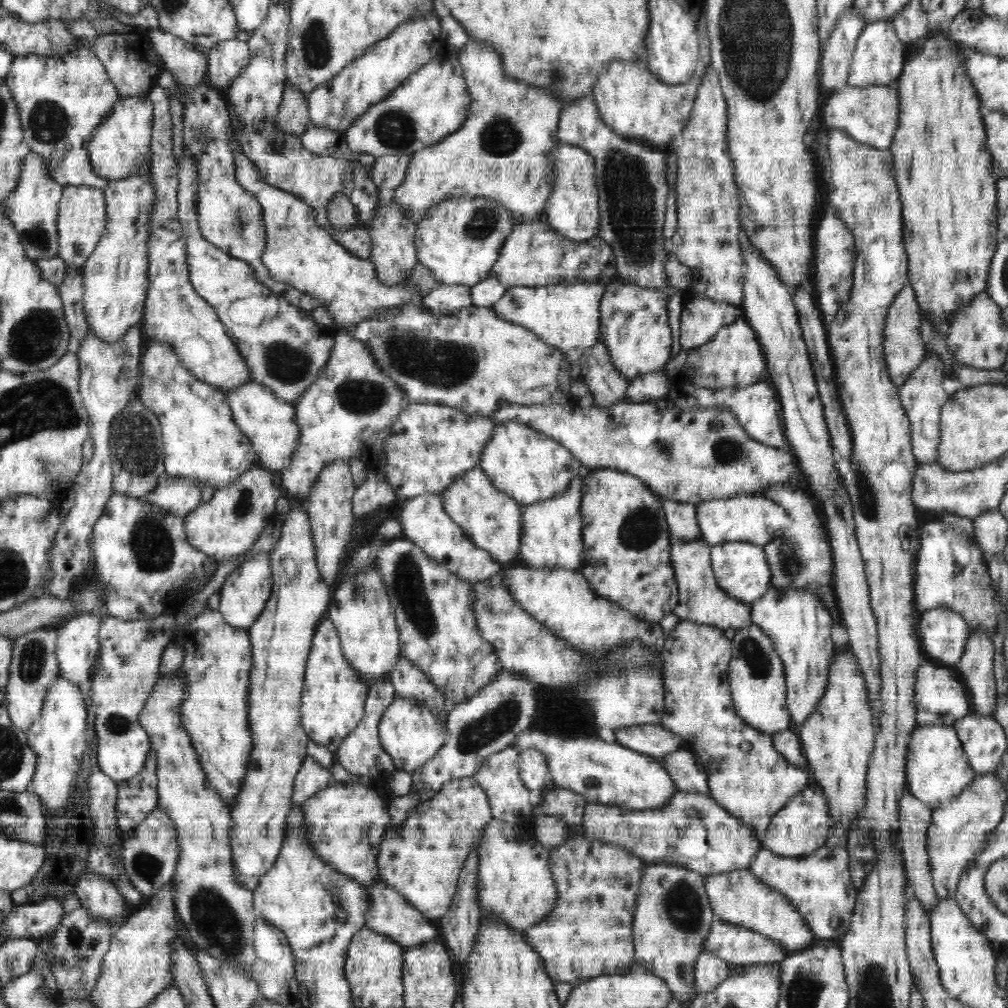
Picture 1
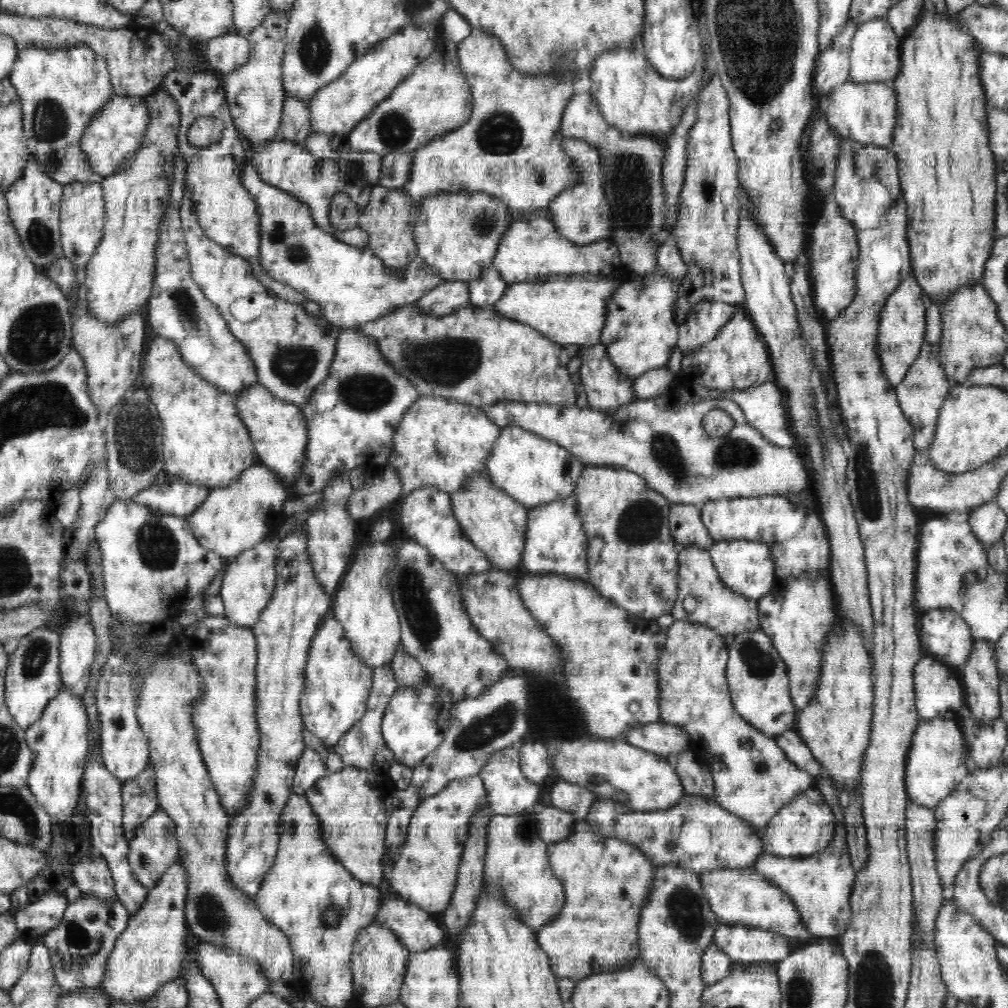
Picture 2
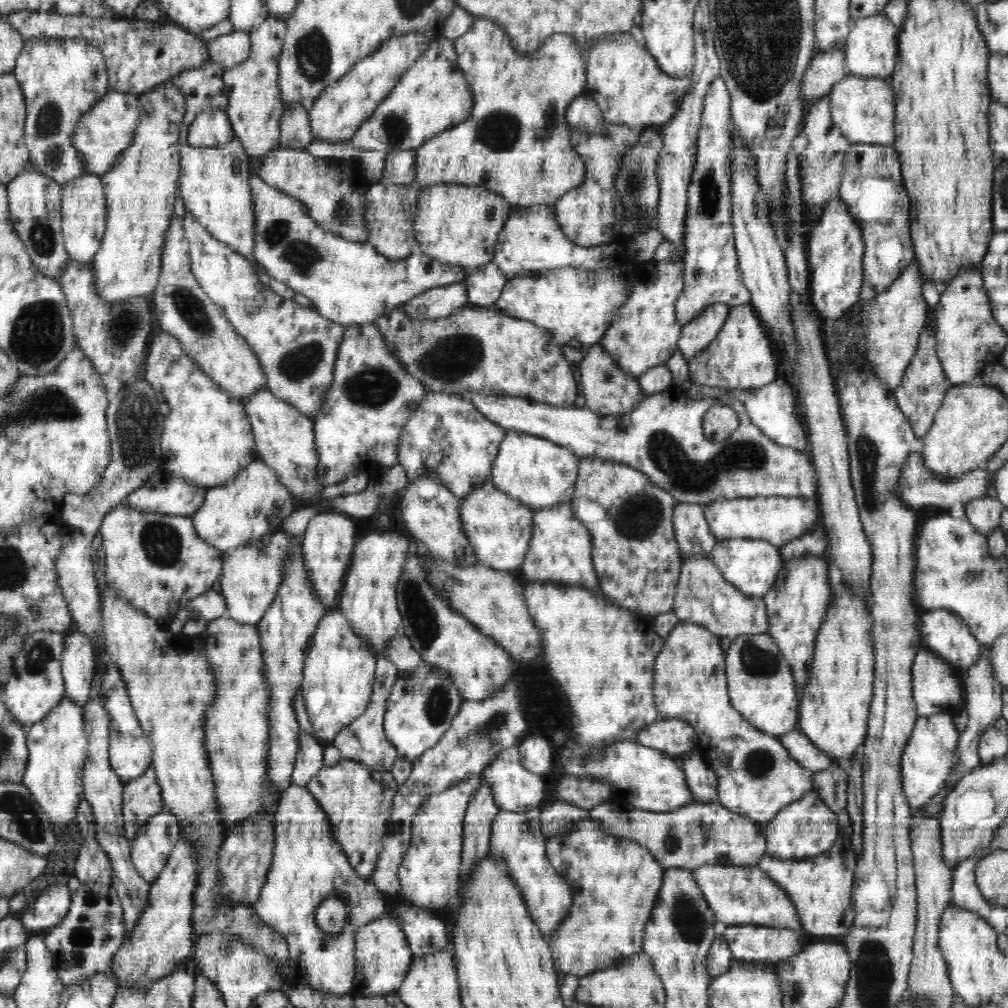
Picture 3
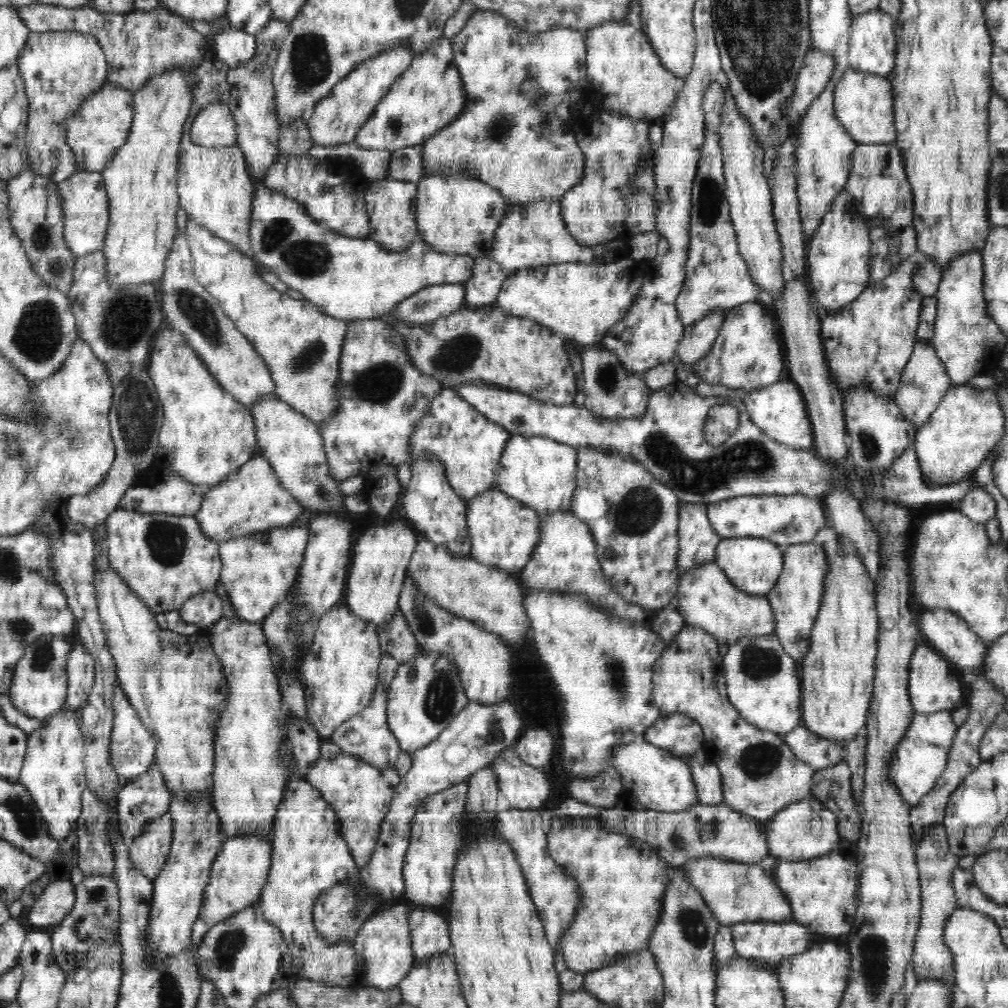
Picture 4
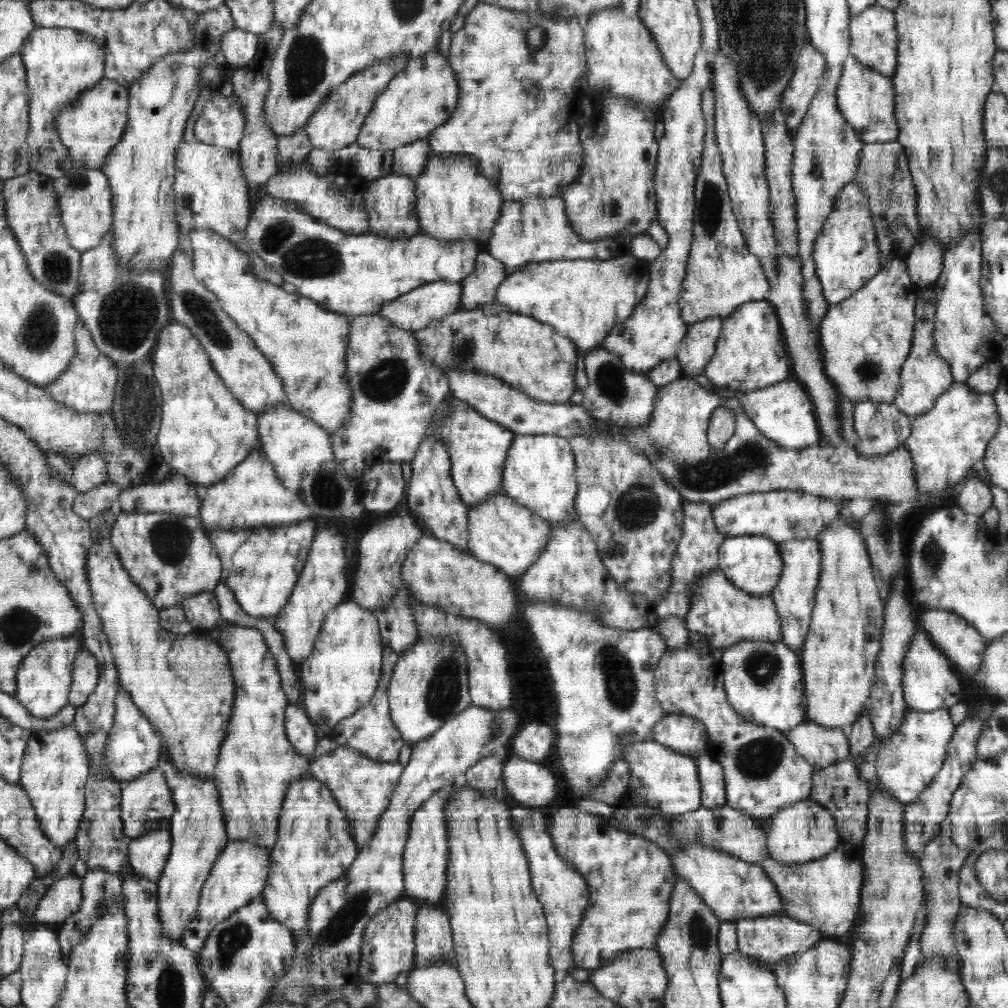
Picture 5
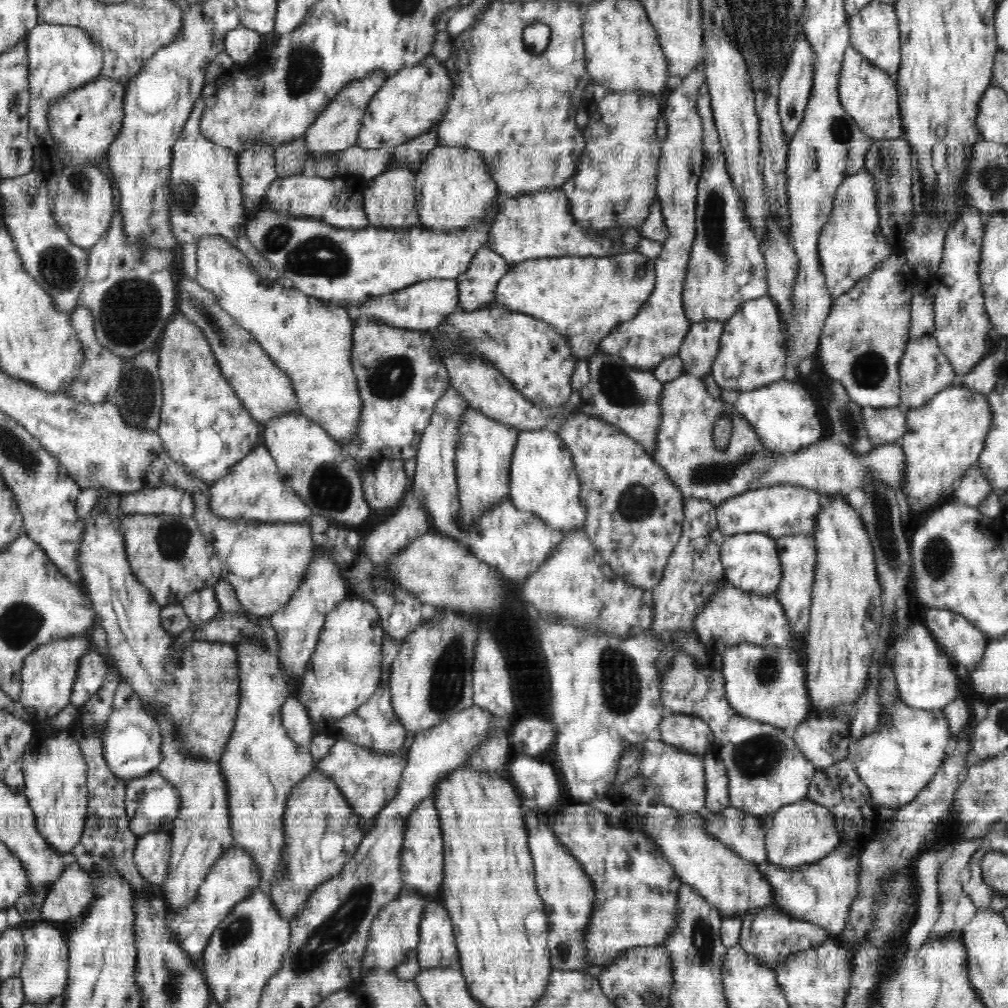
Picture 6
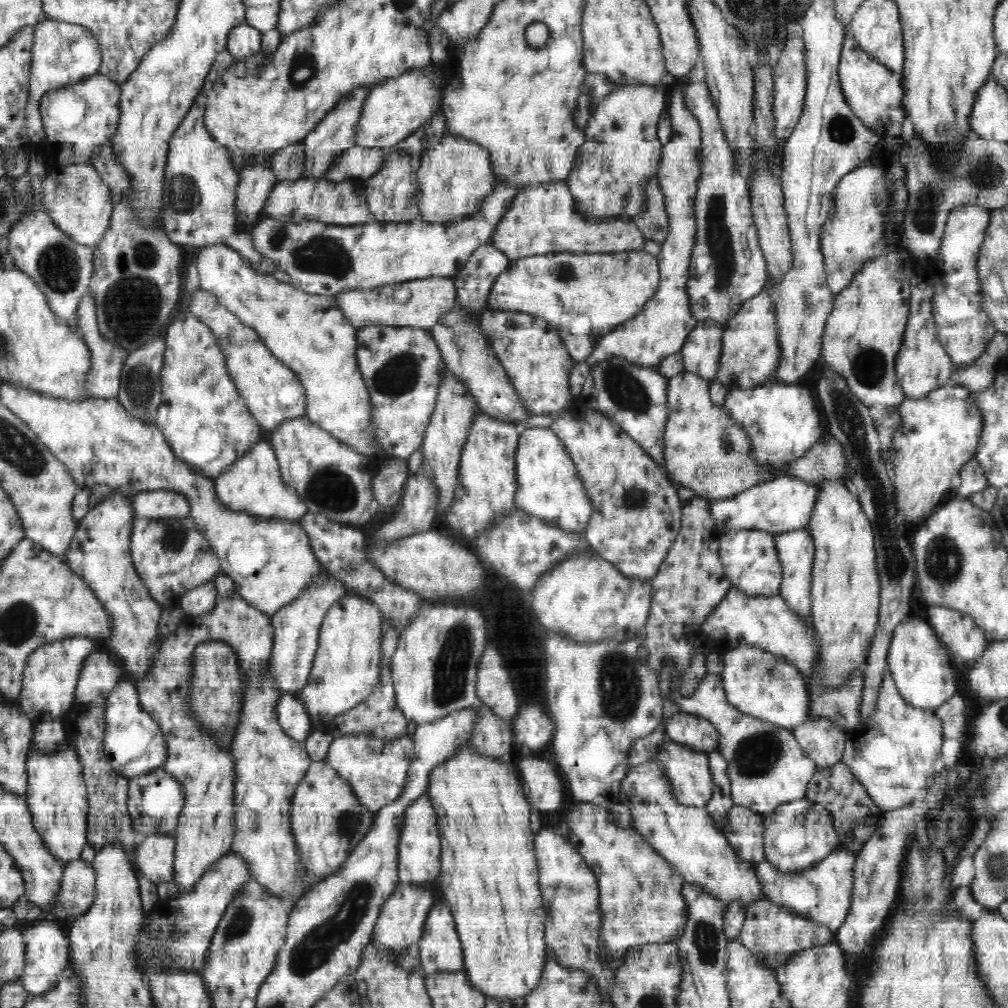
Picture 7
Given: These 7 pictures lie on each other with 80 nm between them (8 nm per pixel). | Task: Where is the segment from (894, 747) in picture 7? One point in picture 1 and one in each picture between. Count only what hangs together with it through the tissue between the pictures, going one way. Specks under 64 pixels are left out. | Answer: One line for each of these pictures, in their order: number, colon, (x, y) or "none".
1: (937, 770)
2: (936, 763)
3: (928, 758)
4: (918, 761)
5: (904, 766)
6: (896, 762)

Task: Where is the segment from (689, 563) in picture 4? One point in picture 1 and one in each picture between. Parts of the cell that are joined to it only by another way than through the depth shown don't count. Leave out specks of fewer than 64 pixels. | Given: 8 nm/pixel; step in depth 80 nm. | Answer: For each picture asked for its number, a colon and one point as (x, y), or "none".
1: (681, 518)
2: (688, 530)
3: (691, 529)

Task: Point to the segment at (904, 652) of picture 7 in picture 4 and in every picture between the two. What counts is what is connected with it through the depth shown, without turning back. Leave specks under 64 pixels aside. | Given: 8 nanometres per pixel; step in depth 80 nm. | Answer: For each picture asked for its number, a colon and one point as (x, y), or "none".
4: (933, 686)
5: (929, 683)
6: (925, 679)

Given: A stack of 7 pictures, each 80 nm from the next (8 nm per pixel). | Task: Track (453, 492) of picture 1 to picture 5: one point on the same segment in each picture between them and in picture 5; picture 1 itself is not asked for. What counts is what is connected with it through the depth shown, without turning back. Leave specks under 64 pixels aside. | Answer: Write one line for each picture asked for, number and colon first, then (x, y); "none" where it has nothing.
2: (493, 521)
3: (499, 527)
4: (504, 533)
5: (501, 532)

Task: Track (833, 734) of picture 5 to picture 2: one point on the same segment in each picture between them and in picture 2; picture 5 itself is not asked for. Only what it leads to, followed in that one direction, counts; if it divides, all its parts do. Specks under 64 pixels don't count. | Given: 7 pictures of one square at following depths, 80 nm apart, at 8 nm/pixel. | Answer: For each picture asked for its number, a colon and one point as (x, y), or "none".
2: (796, 750)
3: (799, 746)
4: (819, 753)

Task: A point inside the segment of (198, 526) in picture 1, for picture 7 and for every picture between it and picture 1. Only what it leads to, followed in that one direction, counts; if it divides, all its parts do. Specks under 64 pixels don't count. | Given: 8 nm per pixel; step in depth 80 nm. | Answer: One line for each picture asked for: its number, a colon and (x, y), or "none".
2: (233, 518)
3: (249, 506)
4: (252, 500)
5: (251, 496)
6: (252, 490)
7: (253, 484)

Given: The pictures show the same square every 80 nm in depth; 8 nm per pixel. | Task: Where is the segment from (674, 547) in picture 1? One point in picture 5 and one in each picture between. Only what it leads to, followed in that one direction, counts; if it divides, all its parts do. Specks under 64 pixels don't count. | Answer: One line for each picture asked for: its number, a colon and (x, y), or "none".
2: (702, 598)
3: (704, 597)
4: (707, 599)
5: (720, 613)

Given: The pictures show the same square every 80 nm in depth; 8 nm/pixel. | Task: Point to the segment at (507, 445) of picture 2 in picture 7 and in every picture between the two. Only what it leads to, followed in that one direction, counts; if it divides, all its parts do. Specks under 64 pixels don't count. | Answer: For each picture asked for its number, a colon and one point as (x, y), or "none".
3: (540, 473)
4: (542, 473)
5: (539, 472)
6: (542, 480)
7: (548, 486)

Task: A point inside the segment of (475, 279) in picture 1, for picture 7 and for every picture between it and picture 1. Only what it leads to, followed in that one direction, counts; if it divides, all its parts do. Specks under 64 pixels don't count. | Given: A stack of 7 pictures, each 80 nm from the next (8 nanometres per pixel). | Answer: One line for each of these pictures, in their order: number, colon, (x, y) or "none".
2: (458, 234)
3: (457, 225)
4: (456, 215)
5: (454, 202)
6: (453, 188)
7: (455, 176)

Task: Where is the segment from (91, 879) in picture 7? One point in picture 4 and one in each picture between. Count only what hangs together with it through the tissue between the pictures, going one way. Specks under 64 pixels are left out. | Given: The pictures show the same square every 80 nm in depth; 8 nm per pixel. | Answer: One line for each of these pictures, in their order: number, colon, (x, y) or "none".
4: (56, 901)
5: (63, 897)
6: (69, 897)

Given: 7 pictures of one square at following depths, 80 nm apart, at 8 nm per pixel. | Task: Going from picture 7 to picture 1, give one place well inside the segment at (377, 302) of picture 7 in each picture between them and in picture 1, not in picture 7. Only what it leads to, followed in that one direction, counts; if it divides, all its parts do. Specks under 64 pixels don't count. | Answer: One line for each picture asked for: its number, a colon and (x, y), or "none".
1: (445, 299)
2: (446, 298)
3: (440, 302)
4: (431, 303)
5: (415, 310)
6: (422, 306)

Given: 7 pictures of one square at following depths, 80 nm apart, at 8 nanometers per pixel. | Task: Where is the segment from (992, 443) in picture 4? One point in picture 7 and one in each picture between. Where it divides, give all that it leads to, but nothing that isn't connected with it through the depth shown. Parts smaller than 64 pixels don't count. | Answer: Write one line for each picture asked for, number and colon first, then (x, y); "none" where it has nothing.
5: (947, 443)
6: (944, 438)
7: (938, 434)

